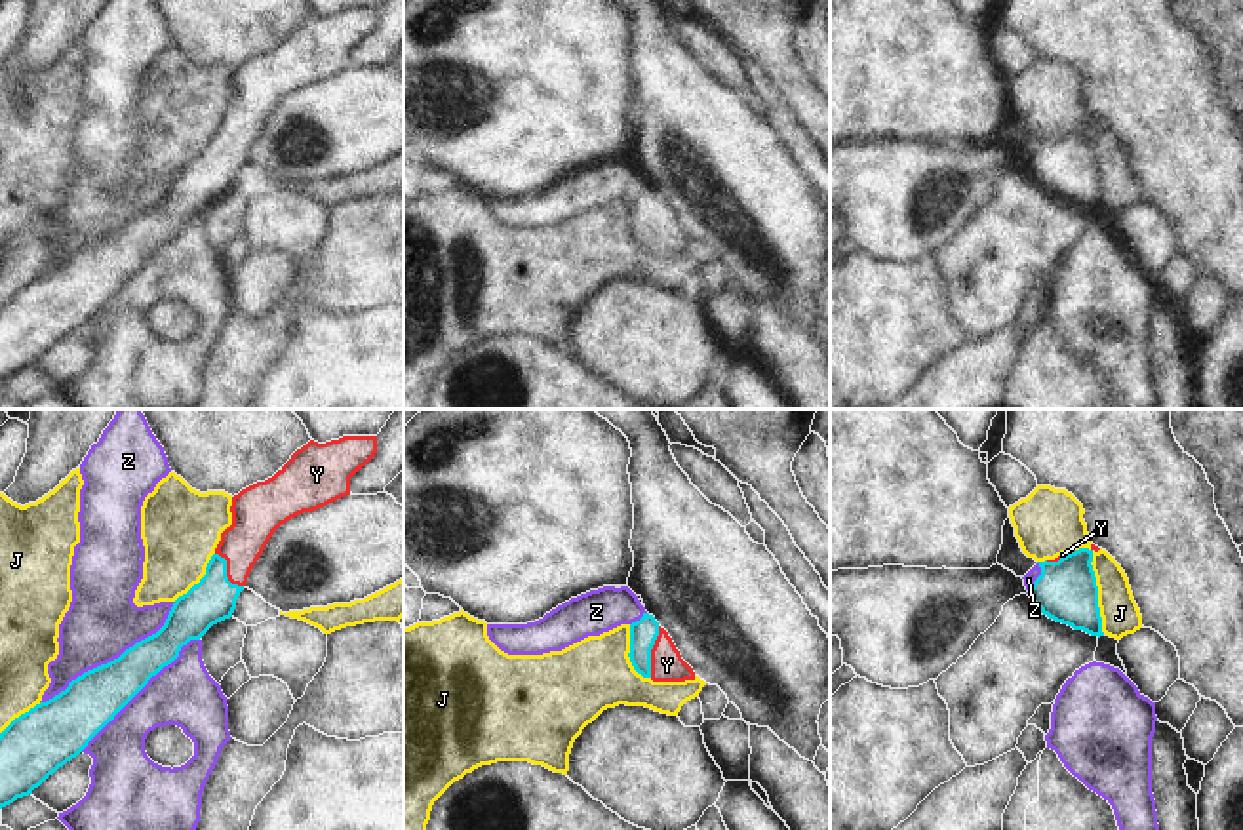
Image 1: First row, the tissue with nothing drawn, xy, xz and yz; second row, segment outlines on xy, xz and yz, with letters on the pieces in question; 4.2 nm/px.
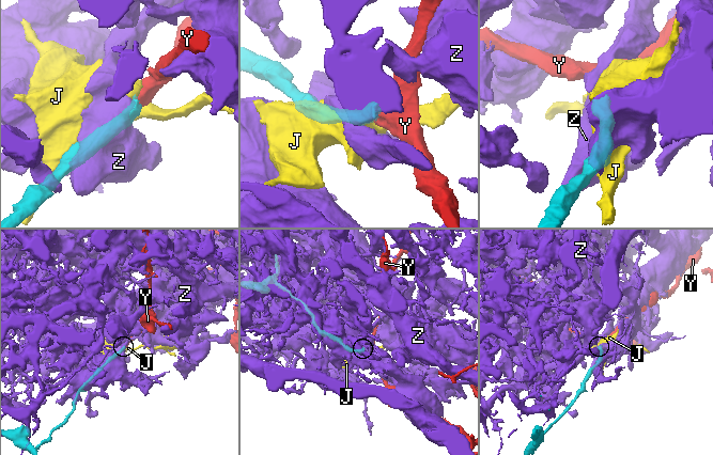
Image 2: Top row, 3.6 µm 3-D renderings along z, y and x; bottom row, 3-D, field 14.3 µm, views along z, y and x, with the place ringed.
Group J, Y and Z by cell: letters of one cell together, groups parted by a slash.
J / Y / Z

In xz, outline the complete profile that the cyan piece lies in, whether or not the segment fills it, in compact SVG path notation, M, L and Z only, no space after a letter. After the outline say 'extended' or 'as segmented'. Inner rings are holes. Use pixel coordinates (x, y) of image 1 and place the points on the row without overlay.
M649 187L630 198L628 230L634 244L653 255L695 253L693 242L681 232L668 206Z | extended

